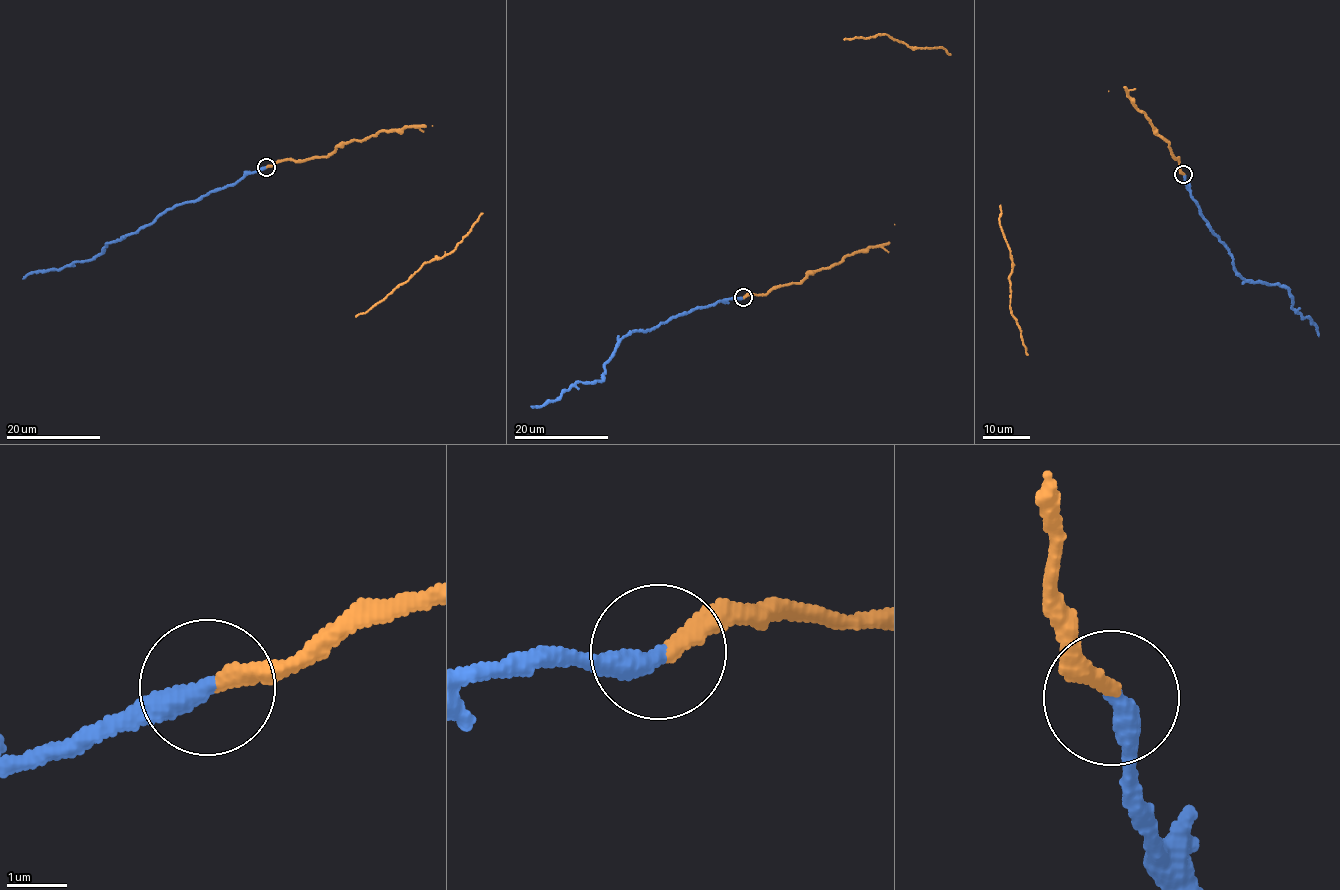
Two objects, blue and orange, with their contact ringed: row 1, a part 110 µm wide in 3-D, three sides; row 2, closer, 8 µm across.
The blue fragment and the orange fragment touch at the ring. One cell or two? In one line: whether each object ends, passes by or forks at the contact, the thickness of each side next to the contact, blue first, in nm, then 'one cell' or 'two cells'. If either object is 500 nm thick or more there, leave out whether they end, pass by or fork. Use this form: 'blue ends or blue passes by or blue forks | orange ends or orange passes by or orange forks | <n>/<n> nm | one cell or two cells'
blue ends | orange ends | 380/300 nm | two cells

